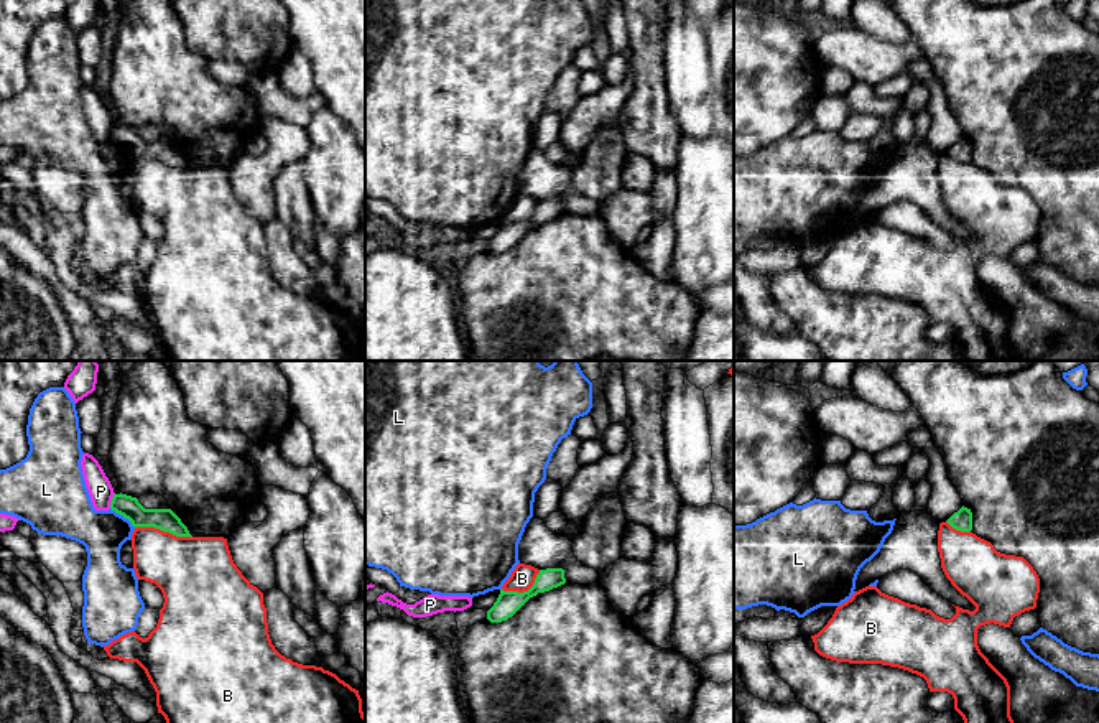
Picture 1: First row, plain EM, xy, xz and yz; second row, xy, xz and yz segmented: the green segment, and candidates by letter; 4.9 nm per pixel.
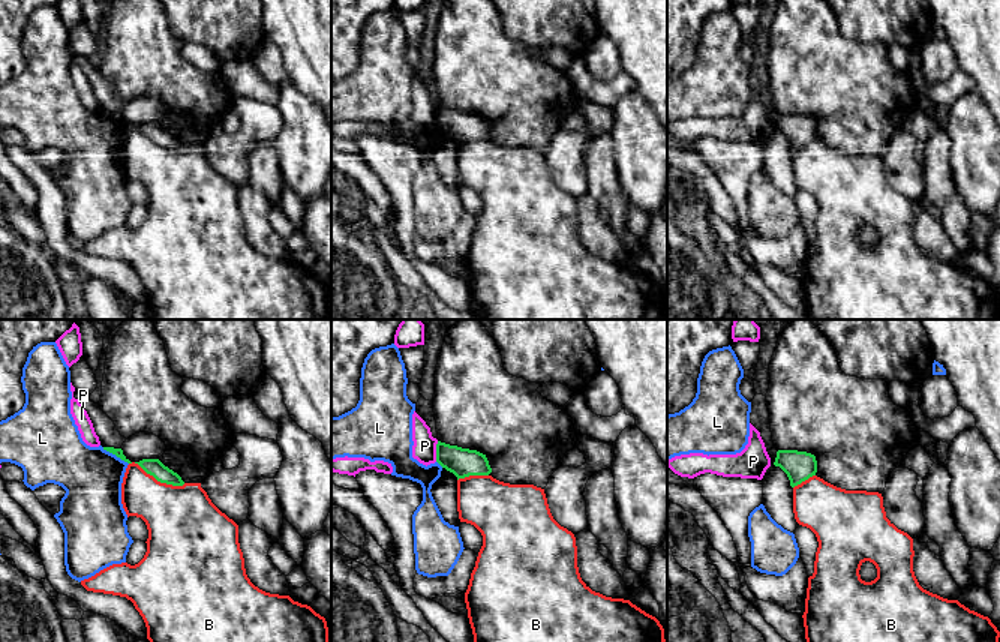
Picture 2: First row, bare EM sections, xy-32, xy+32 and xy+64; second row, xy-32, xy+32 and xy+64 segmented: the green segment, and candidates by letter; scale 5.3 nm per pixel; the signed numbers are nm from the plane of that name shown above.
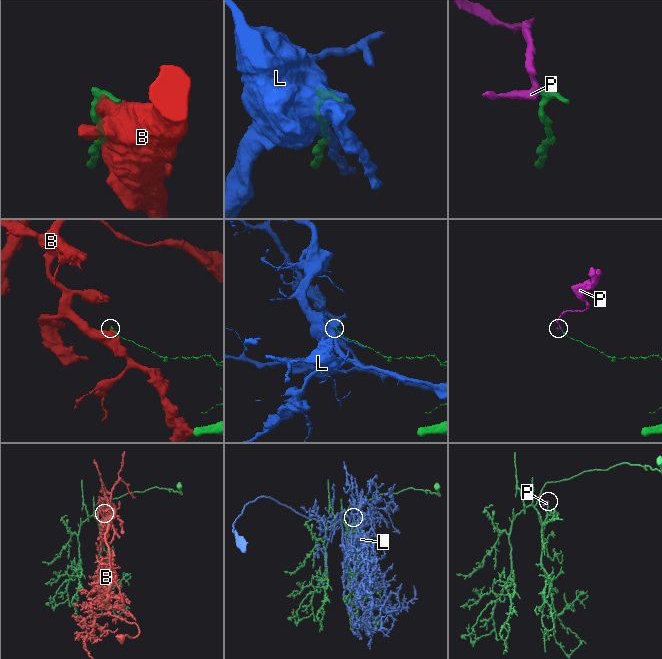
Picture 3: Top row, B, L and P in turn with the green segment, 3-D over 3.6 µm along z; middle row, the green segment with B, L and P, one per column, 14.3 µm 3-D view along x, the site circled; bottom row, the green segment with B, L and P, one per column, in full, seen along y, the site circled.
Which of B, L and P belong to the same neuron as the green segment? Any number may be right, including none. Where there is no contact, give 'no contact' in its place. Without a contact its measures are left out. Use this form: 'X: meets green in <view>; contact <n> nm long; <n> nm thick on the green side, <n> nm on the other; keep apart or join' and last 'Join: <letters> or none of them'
B: meets green in xy; contact 280 nm long; 110 nm thick on the green side, 360 nm on the other; keep apart
L: meets green in xy; contact 160 nm long; 110 nm thick on the green side, 220 nm on the other; keep apart
P: meets green in xy; contact 80 nm long; 110 nm thick on the green side, 120 nm on the other; keep apart
Join: none of them

